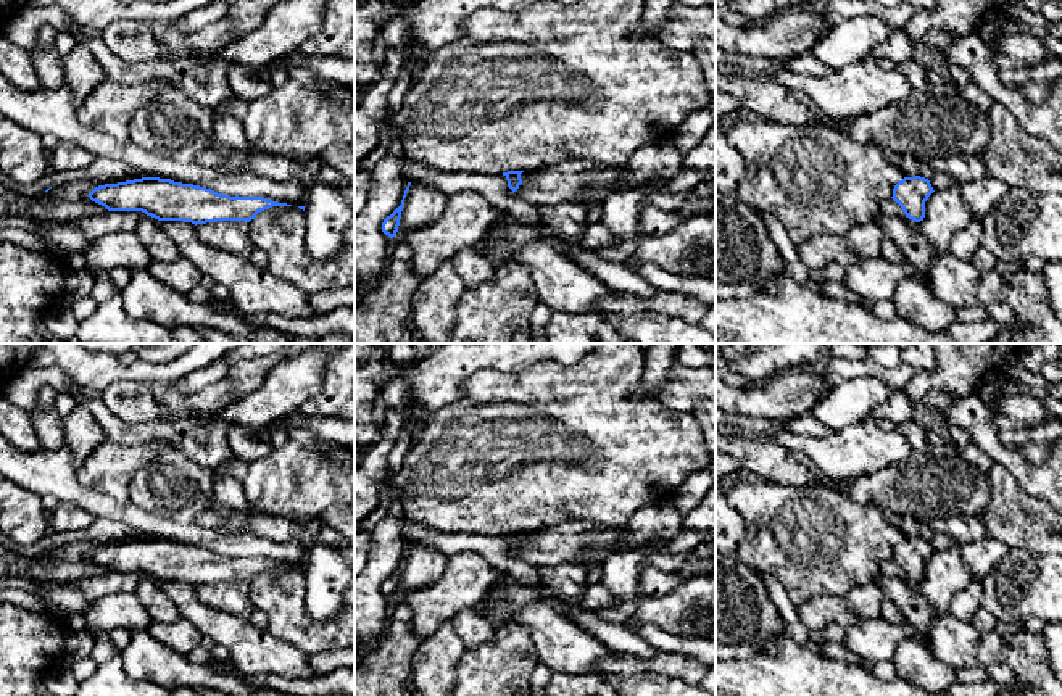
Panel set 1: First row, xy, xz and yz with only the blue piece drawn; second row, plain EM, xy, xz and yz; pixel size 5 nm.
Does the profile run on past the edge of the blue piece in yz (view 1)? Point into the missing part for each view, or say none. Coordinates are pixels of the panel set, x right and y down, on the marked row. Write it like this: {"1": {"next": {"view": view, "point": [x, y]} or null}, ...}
{"1": {"next": null}}

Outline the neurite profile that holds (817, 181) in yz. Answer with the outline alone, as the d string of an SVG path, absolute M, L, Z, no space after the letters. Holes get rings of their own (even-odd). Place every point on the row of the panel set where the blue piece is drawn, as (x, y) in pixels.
M765 119L740 121L727 137L745 158L746 174L738 185L738 198L757 213L775 216L796 245L814 235L846 235L856 224L875 222L880 205L906 177L880 147L857 143L823 124L803 127Z

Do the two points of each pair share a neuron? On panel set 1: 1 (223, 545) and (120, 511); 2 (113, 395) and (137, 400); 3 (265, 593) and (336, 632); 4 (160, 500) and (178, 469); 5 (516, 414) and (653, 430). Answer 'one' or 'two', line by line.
1: one
2: one
3: one
4: one
5: one

